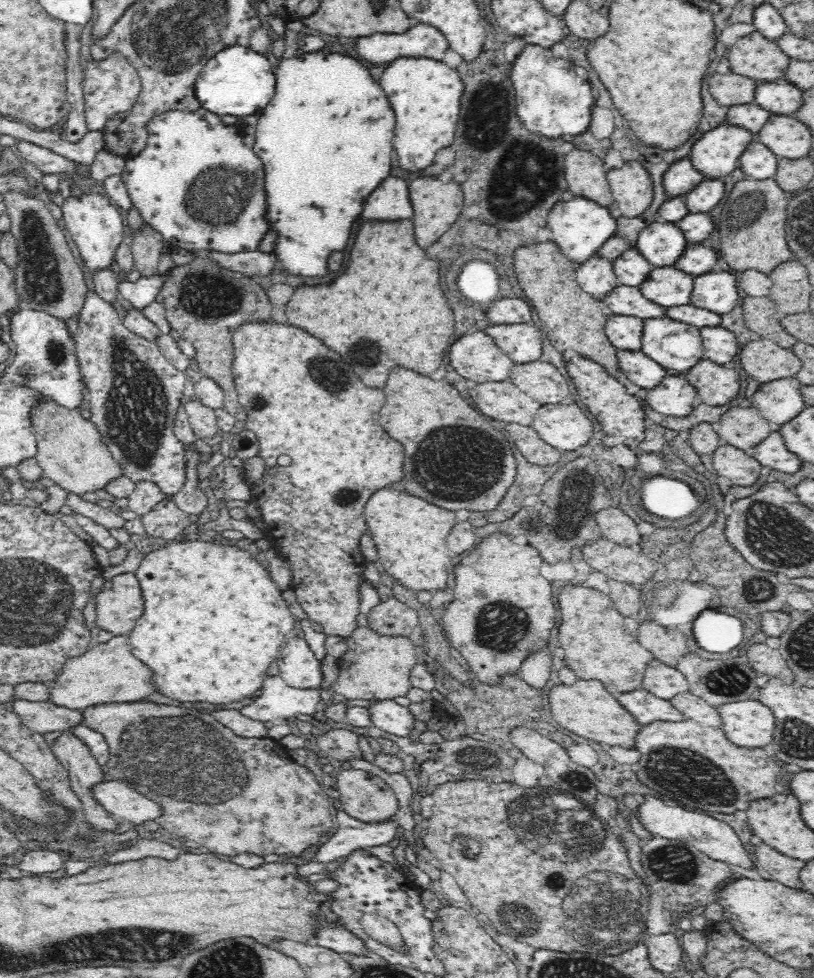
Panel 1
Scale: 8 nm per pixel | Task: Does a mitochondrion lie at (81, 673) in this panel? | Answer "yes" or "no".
no

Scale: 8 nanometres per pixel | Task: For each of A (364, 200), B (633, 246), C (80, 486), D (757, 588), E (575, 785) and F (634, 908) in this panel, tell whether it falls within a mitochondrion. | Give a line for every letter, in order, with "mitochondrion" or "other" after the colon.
A: other
B: other
C: other
D: mitochondrion
E: mitochondrion
F: mitochondrion

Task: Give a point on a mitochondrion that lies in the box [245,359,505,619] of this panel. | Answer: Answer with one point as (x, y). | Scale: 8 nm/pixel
(353, 493)

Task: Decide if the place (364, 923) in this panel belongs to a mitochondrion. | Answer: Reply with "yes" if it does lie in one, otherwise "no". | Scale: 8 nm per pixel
no

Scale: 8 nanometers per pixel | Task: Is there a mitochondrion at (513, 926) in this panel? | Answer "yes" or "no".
yes

